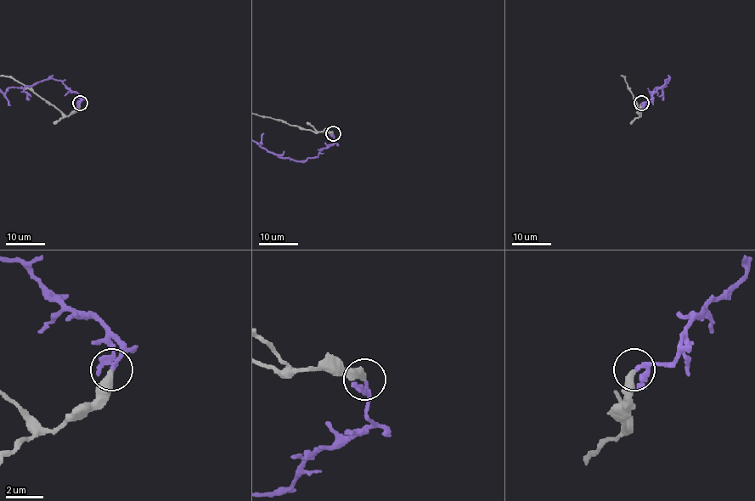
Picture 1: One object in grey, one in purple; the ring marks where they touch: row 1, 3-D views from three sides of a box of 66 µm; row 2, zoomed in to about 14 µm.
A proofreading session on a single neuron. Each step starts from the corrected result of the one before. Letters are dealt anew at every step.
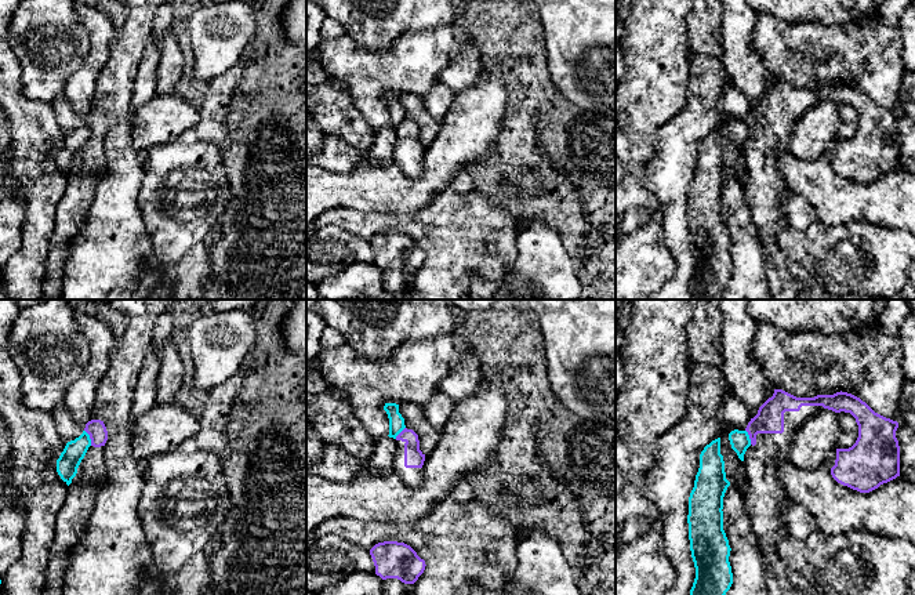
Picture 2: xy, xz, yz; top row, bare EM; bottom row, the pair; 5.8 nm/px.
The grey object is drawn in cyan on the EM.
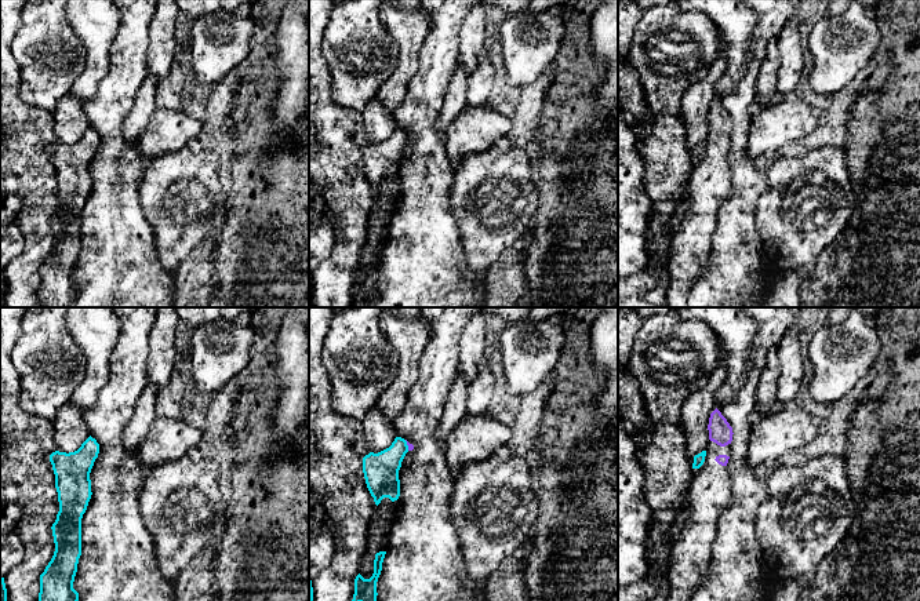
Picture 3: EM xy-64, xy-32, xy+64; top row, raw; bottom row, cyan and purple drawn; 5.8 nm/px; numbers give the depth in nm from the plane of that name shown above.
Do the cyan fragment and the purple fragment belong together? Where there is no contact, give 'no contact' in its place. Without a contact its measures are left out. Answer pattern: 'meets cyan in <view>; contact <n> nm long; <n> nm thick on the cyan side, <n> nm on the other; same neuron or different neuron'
meets cyan in xy; contact 100 nm long; 130 nm thick on the cyan side, 110 nm on the other; different neuron

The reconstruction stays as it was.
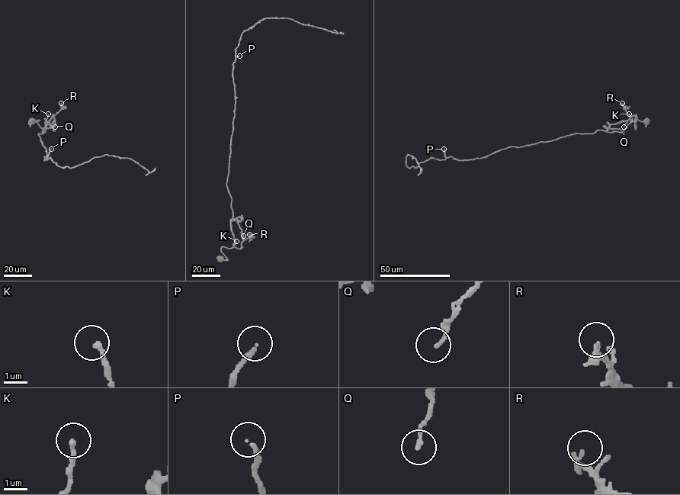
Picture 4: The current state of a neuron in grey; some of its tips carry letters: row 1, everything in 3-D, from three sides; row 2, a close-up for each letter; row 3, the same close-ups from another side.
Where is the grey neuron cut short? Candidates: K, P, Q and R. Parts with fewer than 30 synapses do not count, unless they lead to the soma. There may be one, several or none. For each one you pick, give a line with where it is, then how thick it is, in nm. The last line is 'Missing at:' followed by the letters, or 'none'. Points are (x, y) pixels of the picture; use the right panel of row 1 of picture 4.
P: (444, 149) | 180 nm
Missing at: P

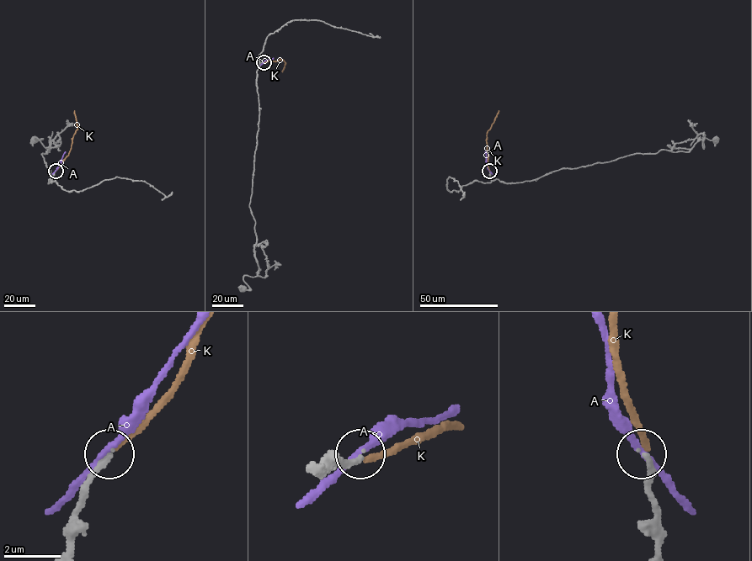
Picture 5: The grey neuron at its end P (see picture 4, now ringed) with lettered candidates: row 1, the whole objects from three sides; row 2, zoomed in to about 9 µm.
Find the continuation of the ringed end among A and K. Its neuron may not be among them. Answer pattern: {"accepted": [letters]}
{"accepted": []}

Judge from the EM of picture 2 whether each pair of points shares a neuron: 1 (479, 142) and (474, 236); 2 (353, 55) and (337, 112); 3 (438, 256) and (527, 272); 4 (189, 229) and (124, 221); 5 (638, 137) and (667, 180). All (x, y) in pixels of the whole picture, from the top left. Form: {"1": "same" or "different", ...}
{"1": "different", "2": "different", "3": "different", "4": "different", "5": "different"}

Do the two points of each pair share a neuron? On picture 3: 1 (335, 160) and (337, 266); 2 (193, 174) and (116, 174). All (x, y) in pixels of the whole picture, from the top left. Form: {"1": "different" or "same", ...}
{"1": "same", "2": "different"}

